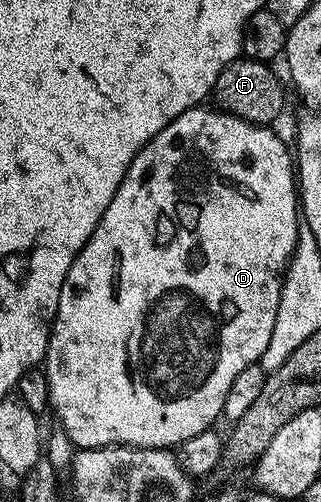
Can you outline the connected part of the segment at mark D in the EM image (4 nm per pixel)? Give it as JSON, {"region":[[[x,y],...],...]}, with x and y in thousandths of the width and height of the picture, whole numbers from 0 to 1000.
{"region":[[[607,213],[573,221],[548,237],[536,237],[536,245],[523,245],[523,253],[511,253],[511,261],[486,267],[430,303],[424,317],[411,317],[411,325],[399,333],[361,388],[349,388],[349,404],[336,404],[336,420],[324,420],[299,460],[287,460],[287,468],[249,500],[249,508],[237,508],[224,532],[212,532],[199,572],[187,572],[187,604],[168,629],[168,645],[156,649],[156,681],[143,693],[137,741],[156,773],[156,815],[162,823],[181,829],[178,845],[209,863],[224,886],[243,894],[318,894],[327,886],[411,886],[424,894],[530,894],[573,884],[586,875],[598,875],[598,867],[623,867],[639,855],[651,855],[670,845],[667,837],[682,837],[692,831],[698,795],[710,795],[710,779],[723,773],[723,761],[735,757],[735,747],[748,747],[748,739],[760,739],[760,731],[807,725],[822,707],[822,691],[835,691],[835,675],[847,675],[847,649],[860,645],[860,620],[872,612],[879,554],[894,528],[903,526],[903,512],[916,506],[935,454],[935,384],[922,375],[922,321],[907,299],[900,305],[891,299],[888,285],[850,265],[857,261],[850,255],[826,249],[788,249],[760,237],[729,233],[720,225],[688,223],[667,213],[642,215]]]}

